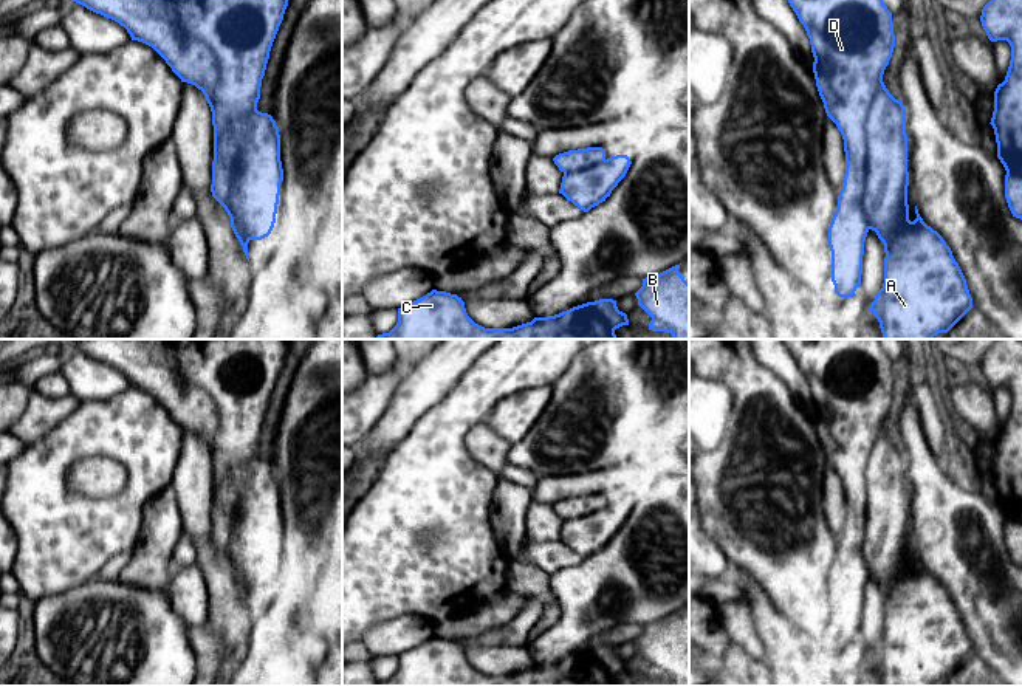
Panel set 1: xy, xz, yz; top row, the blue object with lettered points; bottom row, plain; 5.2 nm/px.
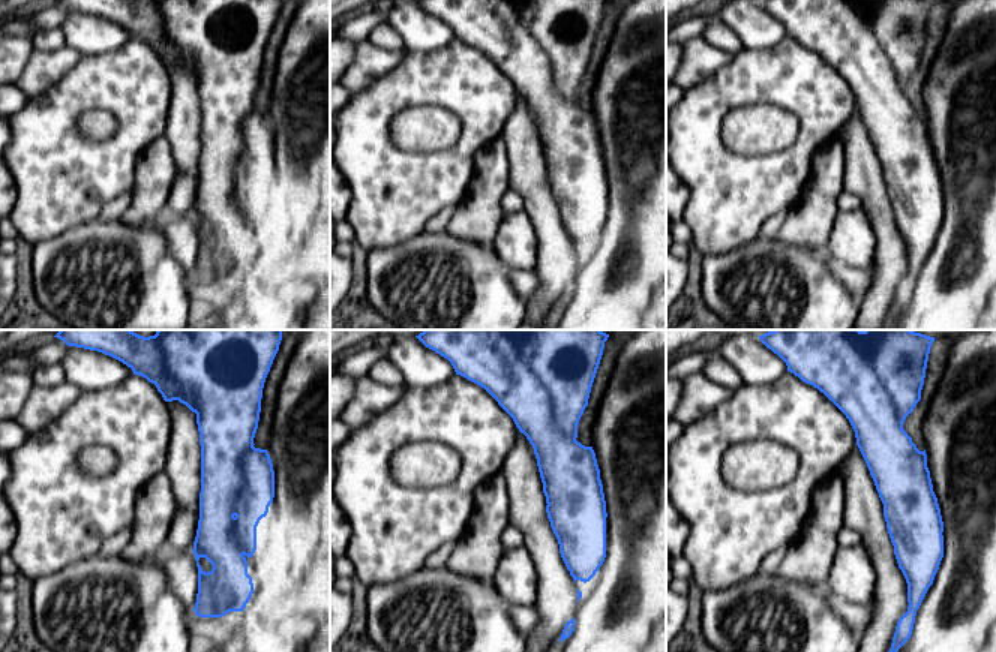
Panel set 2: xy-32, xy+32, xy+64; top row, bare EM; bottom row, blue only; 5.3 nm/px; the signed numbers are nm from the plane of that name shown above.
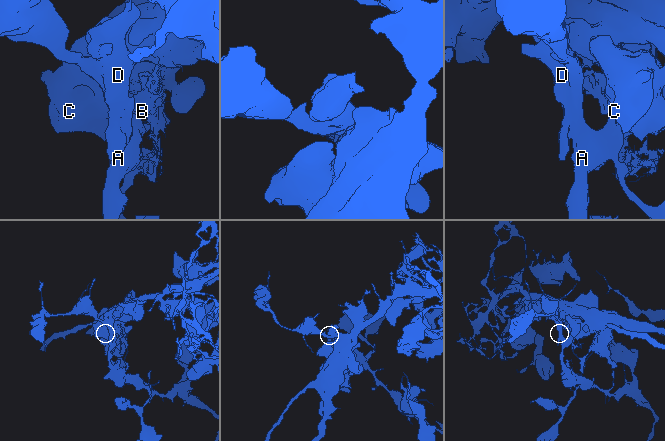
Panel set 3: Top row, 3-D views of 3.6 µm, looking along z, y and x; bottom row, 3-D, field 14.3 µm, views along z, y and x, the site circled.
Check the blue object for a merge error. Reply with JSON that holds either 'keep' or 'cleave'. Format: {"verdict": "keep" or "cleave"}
{"verdict": "cleave"}

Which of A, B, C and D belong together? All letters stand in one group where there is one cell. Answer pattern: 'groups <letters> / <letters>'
groups A / B C D

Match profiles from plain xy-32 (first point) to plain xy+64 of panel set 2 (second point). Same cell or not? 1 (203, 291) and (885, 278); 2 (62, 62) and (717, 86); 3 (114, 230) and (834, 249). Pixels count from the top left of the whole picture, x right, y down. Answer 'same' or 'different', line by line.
1: different
2: different
3: different

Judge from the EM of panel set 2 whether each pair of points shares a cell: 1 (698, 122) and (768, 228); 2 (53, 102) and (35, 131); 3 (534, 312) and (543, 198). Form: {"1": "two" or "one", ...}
{"1": "two", "2": "one", "3": "one"}

